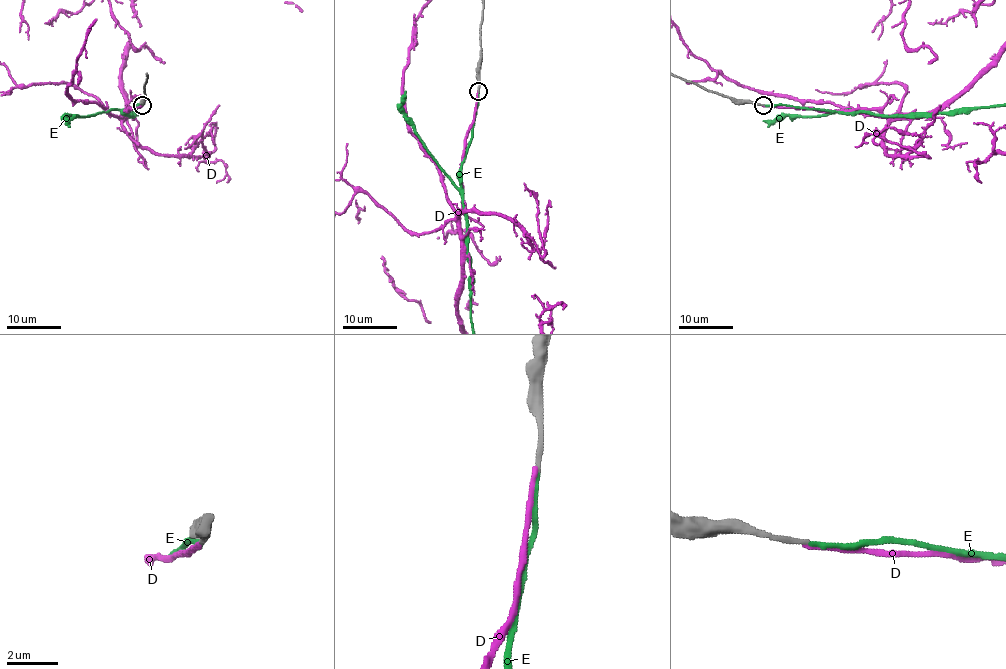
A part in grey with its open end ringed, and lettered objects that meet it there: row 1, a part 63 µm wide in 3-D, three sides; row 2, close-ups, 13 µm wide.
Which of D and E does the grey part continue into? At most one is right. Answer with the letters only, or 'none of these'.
E

